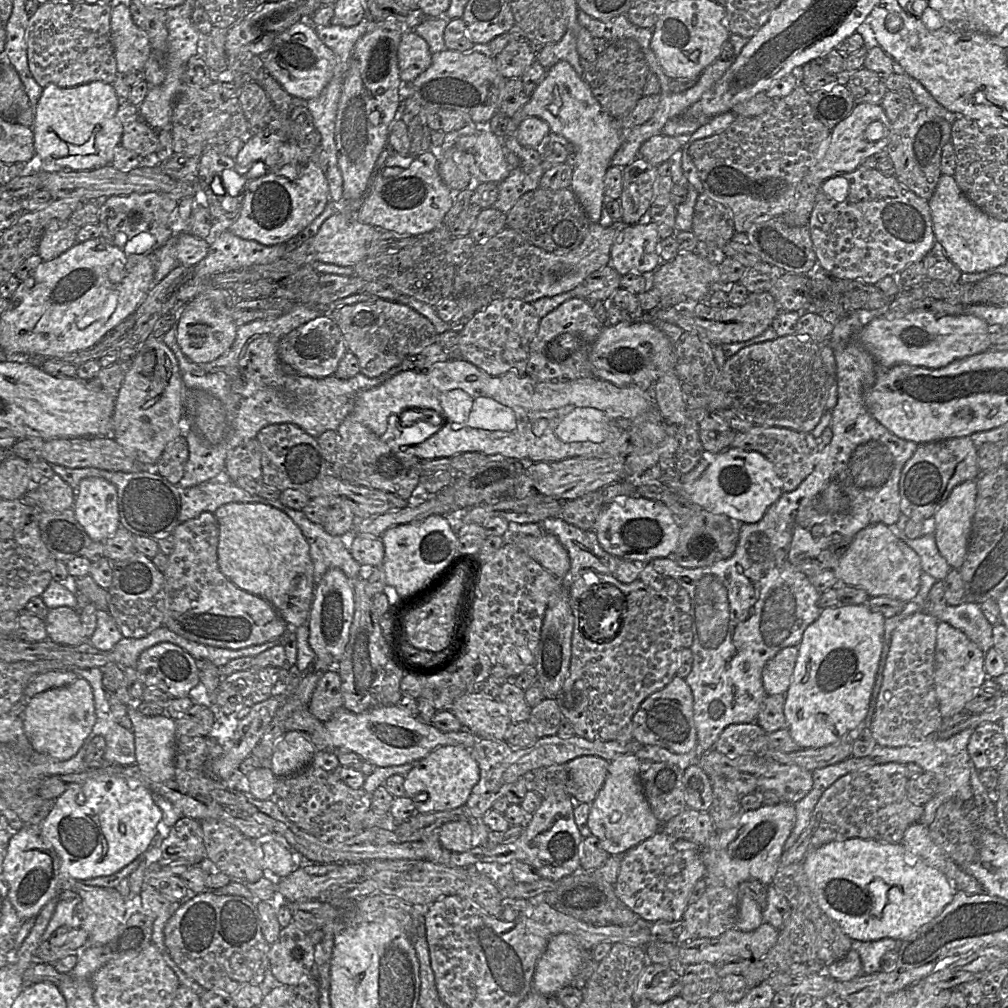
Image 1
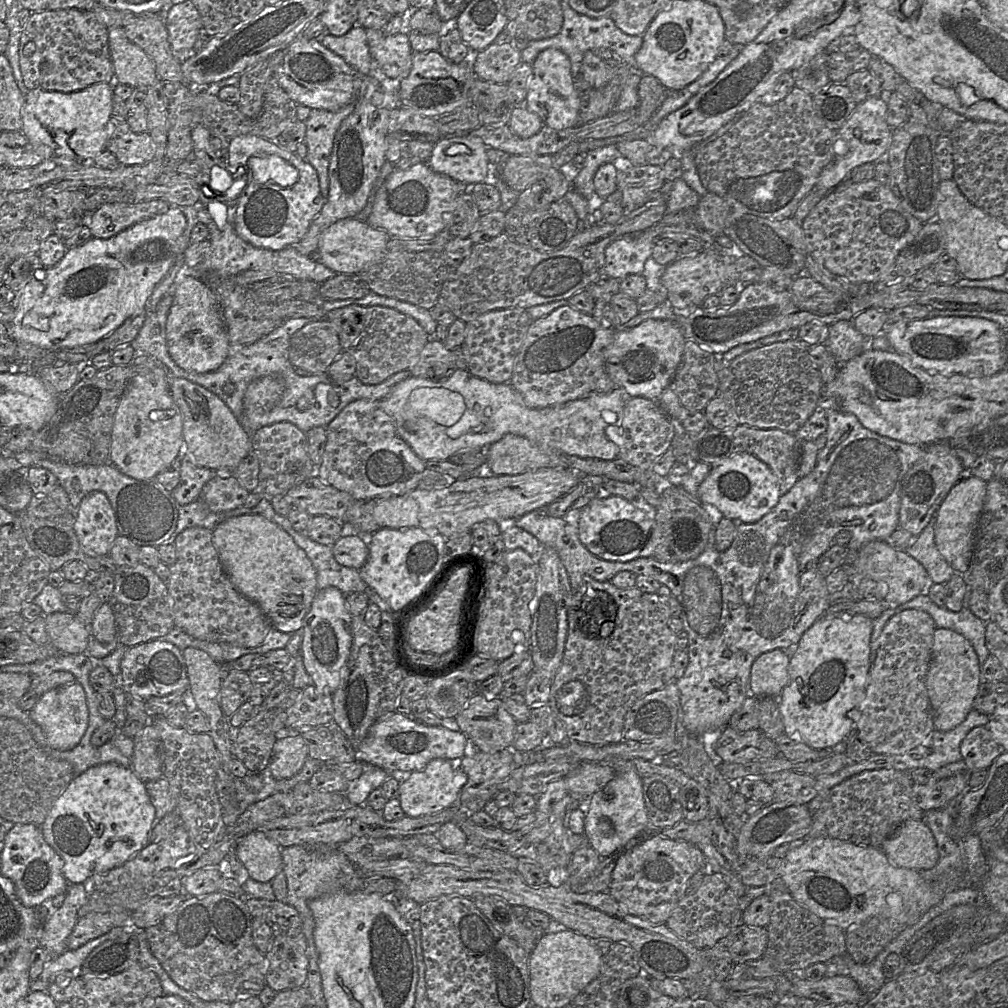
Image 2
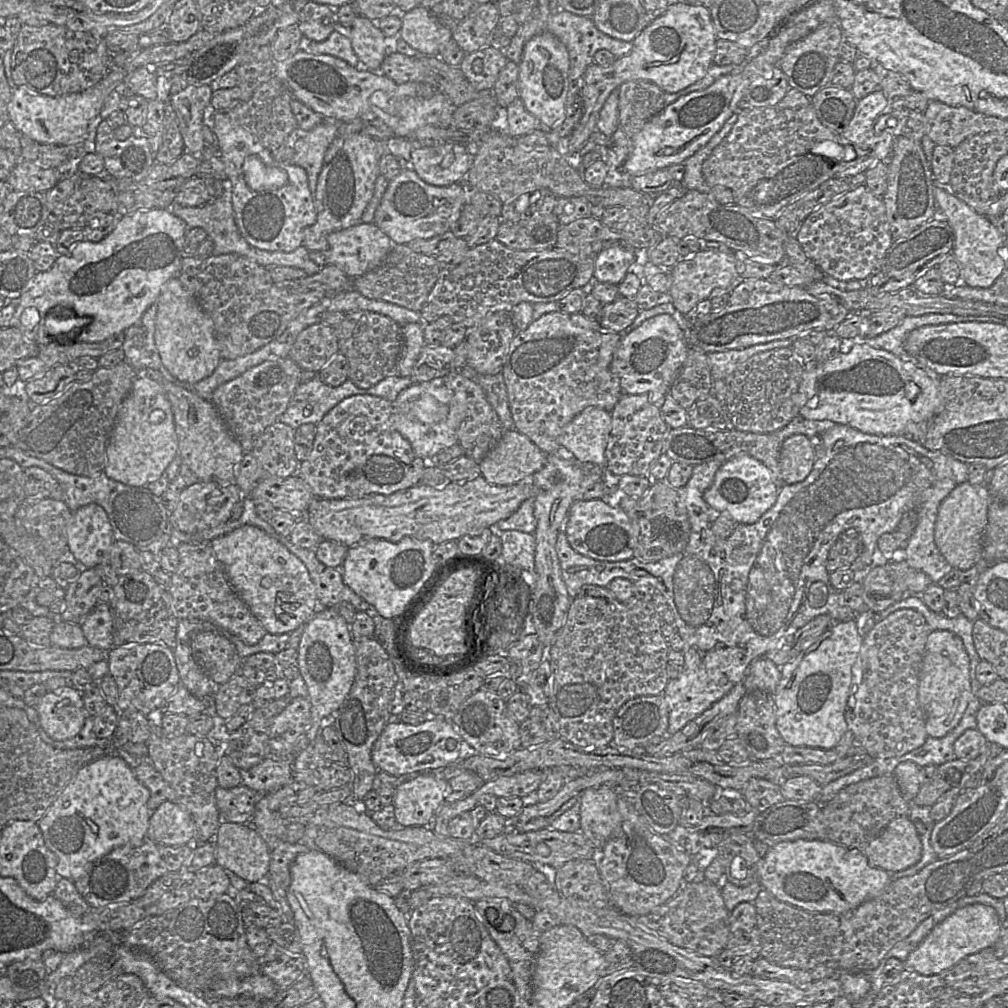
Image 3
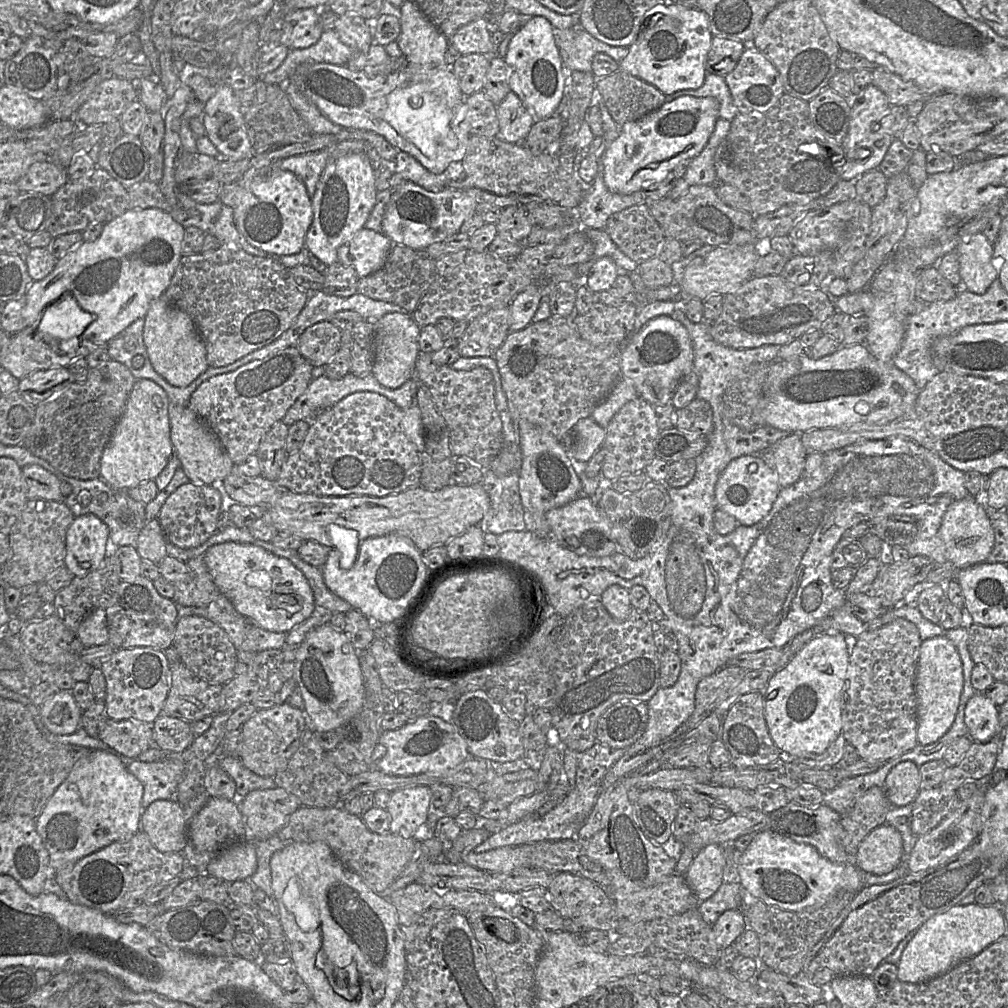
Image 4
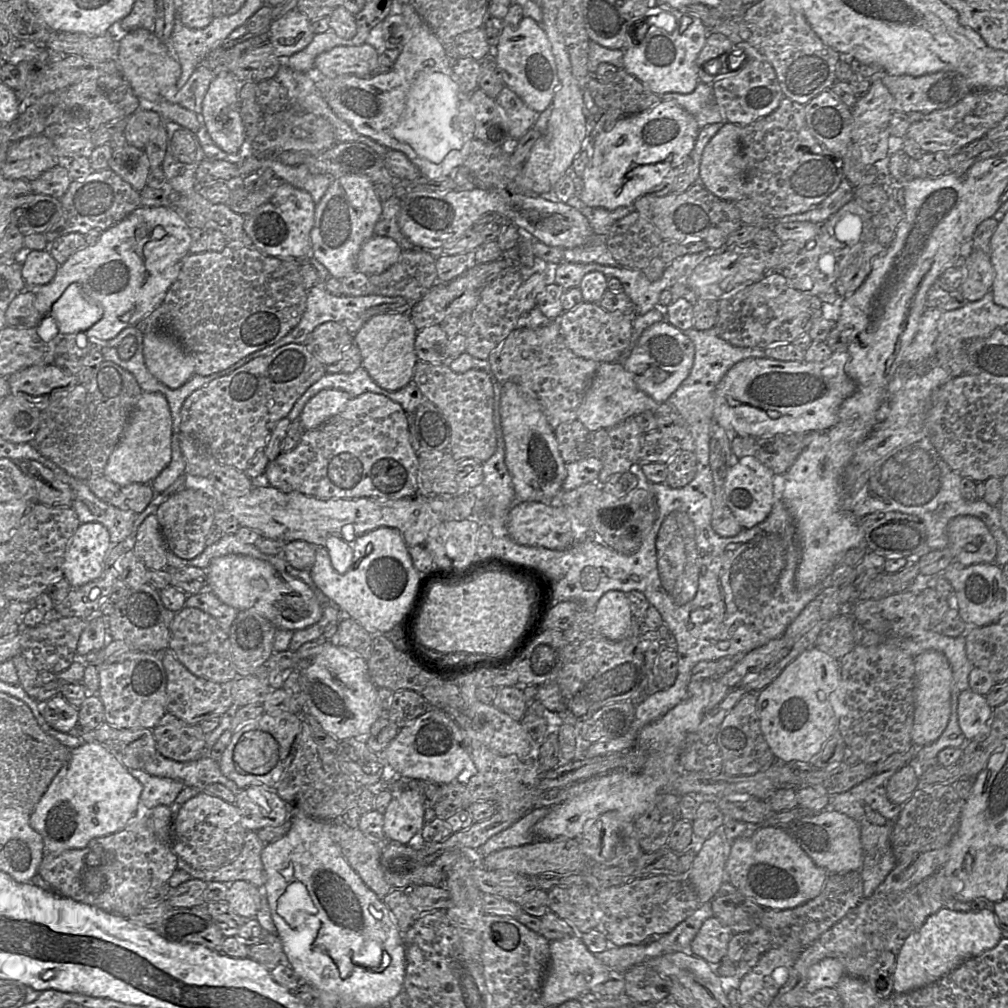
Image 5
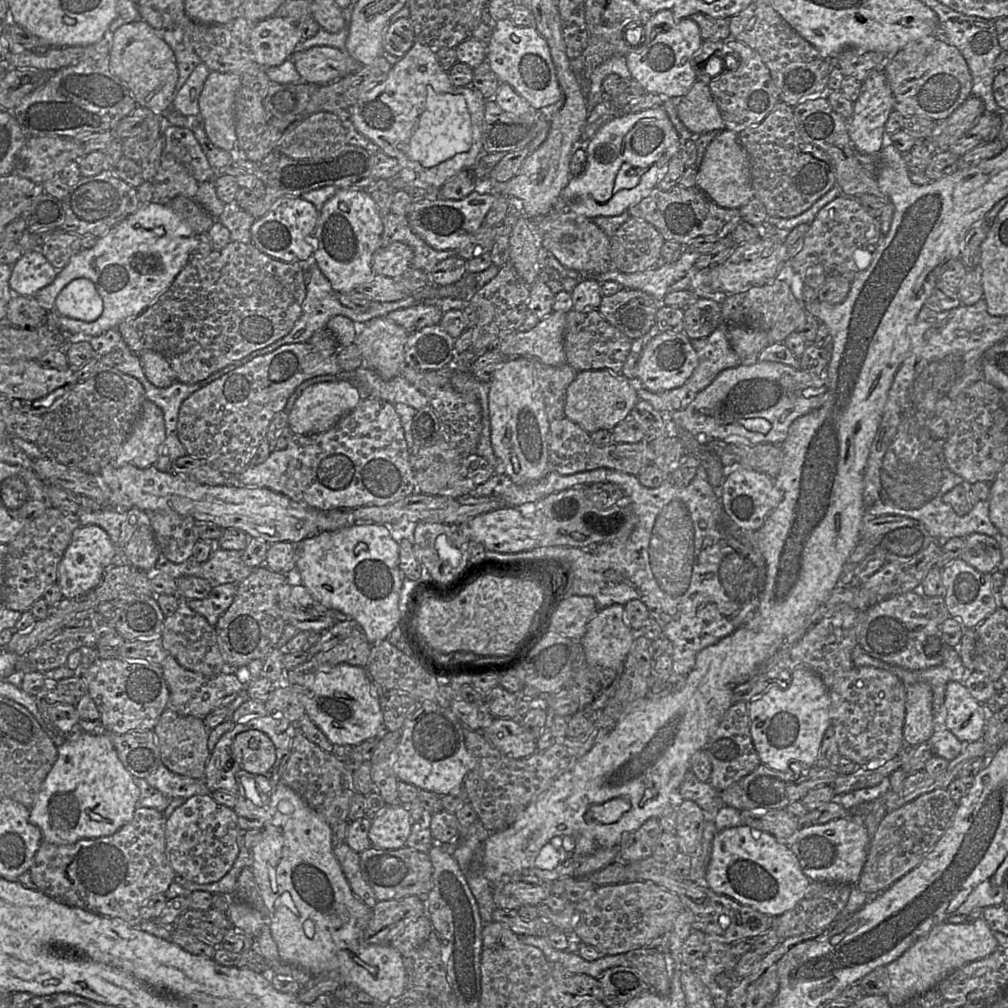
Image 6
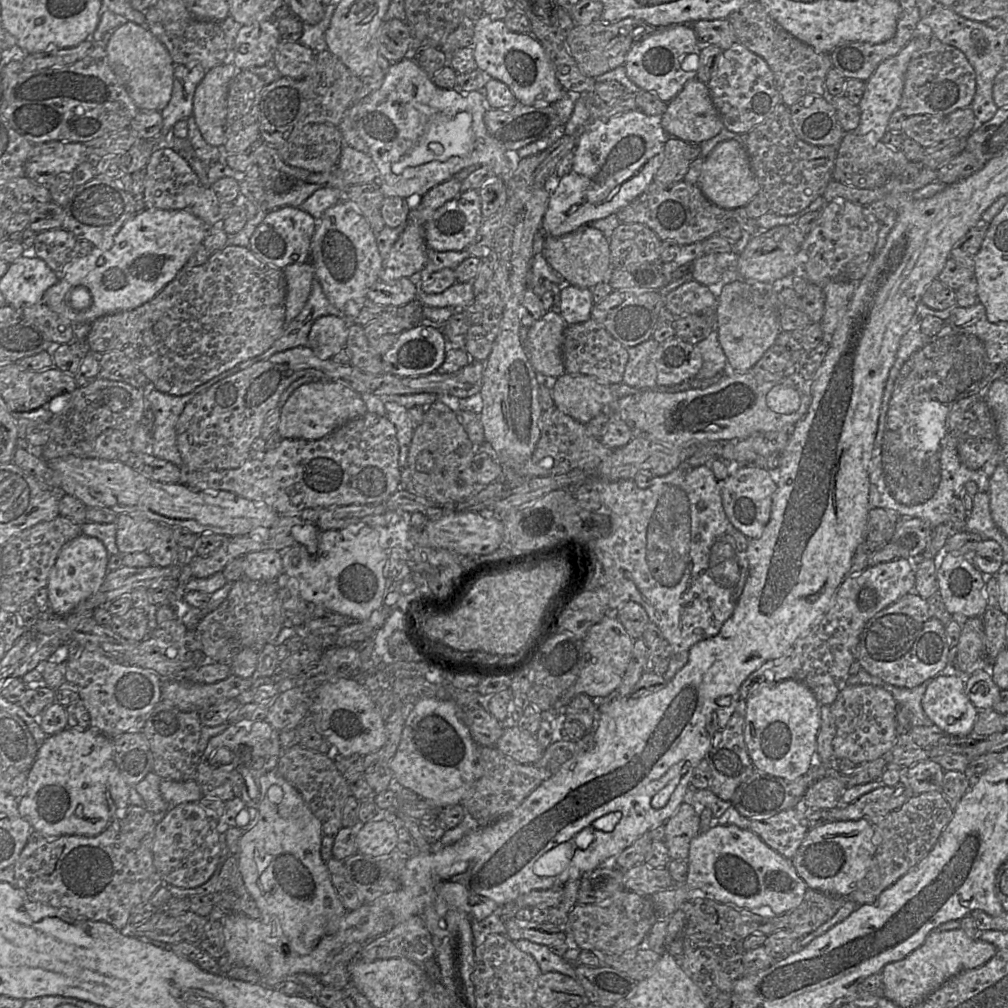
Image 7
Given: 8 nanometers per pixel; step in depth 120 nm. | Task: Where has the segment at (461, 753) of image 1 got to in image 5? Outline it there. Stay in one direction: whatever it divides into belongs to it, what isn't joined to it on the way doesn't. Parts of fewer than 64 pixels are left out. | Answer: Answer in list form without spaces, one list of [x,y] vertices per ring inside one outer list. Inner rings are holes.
[[[404,788],[393,793],[383,813],[383,830],[386,840],[408,844],[425,824],[425,809],[422,798],[416,791]]]

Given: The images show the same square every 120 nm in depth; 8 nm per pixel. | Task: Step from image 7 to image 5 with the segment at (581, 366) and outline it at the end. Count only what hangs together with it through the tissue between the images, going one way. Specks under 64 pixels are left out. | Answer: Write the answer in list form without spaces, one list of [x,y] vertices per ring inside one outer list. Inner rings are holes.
[[[582,302],[558,318],[564,344],[577,356],[597,363],[612,363],[627,347],[632,335],[634,316],[619,311],[609,312],[598,303]]]

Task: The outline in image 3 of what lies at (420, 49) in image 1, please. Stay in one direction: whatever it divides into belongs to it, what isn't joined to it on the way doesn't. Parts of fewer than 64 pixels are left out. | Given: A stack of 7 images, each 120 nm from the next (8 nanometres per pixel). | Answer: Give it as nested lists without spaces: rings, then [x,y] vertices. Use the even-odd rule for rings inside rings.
[[[359,15],[352,26],[345,30],[362,67],[374,72],[379,71],[383,60],[391,51],[391,40],[384,36],[376,22]]]

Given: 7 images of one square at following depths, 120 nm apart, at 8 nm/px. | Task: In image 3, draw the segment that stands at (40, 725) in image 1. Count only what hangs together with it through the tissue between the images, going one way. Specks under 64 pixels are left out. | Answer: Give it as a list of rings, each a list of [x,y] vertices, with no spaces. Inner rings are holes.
[[[70,684],[47,692],[35,708],[44,731],[57,741],[75,737],[87,717],[82,692]]]

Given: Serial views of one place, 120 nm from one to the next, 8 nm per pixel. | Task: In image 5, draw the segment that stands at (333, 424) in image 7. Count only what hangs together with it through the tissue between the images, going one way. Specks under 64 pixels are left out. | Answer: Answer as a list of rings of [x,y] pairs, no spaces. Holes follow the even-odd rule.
[[[322,390],[306,403],[299,420],[306,431],[313,430],[341,412],[350,400],[342,390]]]

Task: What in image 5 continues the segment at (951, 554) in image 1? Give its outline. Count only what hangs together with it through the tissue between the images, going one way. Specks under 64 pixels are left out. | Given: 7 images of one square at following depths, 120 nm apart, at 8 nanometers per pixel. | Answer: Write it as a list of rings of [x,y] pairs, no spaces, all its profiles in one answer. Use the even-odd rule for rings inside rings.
[[[975,516],[954,517],[947,526],[954,561],[964,566],[995,563],[997,544],[985,523]]]

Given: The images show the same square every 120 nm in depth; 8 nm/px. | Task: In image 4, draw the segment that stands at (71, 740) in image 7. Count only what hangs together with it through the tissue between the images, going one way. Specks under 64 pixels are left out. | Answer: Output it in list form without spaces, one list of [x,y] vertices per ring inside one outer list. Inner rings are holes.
[[[92,749],[73,766],[35,819],[49,853],[53,875],[114,842],[130,840],[141,830],[143,784],[128,771],[120,755]]]

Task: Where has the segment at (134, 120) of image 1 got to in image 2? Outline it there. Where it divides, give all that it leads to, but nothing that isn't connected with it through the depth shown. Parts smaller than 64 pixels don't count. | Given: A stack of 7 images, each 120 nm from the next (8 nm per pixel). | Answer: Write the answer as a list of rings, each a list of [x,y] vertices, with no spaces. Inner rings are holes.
[[[113,117],[106,150],[116,156],[121,166],[144,165],[155,158],[155,144],[148,132],[134,133],[127,120]]]

